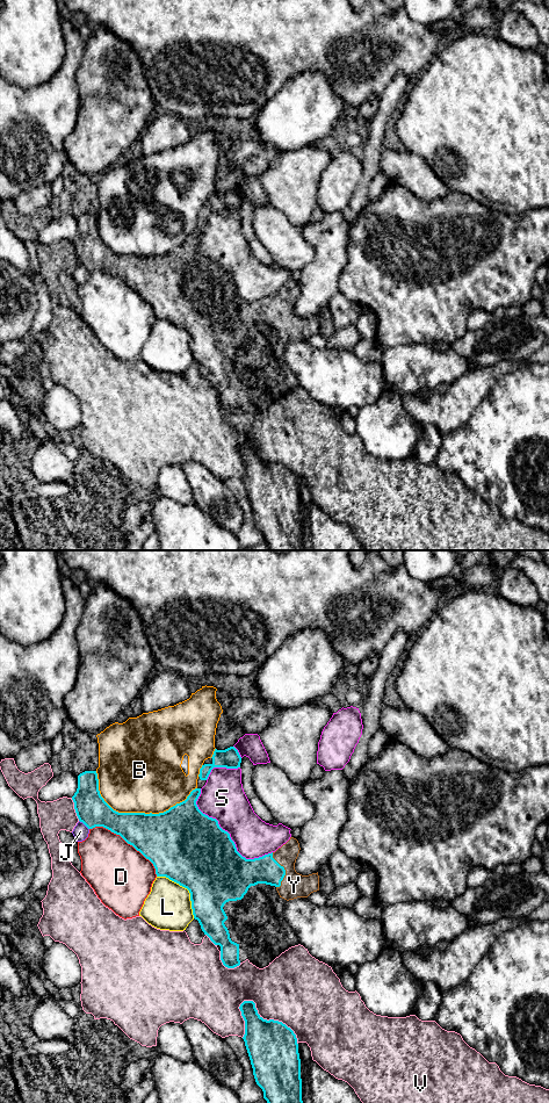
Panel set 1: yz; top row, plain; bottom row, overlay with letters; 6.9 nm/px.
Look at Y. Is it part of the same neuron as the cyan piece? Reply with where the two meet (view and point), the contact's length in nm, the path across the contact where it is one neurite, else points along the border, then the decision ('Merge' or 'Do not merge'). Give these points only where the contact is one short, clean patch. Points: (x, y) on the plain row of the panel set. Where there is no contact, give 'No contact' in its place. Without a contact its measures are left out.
Touches cyan at yz (284, 312). Shared border 260 nm. Path across: yz (266, 312), (284, 312), (284, 318), (294, 327). Merge

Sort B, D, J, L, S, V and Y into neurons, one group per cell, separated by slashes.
B / D / J / L / S / V / Y

